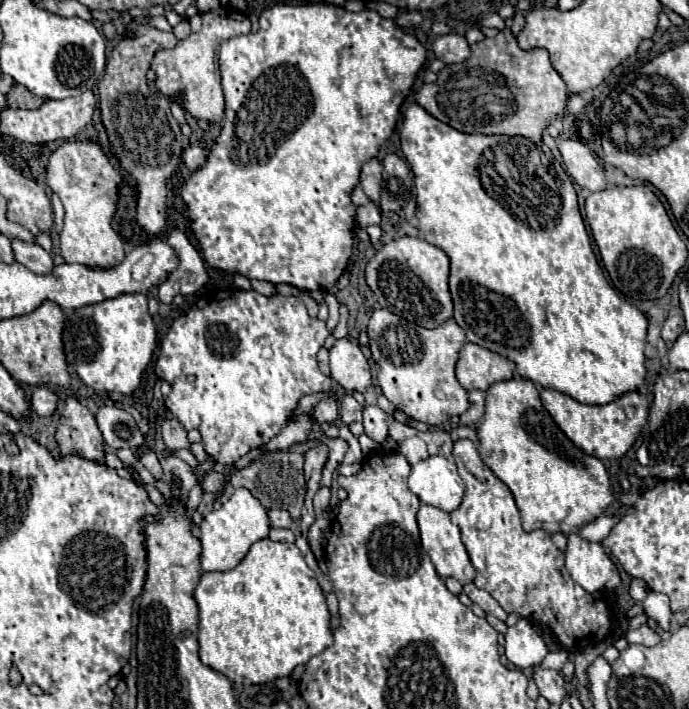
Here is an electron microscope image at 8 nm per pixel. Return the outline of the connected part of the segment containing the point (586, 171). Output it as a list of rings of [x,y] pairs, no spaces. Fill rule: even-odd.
[[[567,138],[559,142],[559,152],[565,162],[567,174],[581,186],[591,192],[605,190],[605,170],[593,156],[593,152],[581,140]]]

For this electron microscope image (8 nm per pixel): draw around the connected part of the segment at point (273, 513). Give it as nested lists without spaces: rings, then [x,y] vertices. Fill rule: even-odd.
[[[269,510],[269,520],[273,528],[291,528],[293,518],[285,510]]]

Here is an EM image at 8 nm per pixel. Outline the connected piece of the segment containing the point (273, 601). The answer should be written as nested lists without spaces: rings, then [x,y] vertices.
[[[257,540],[249,554],[227,572],[203,572],[195,588],[199,606],[199,656],[201,662],[227,676],[231,682],[263,684],[275,678],[289,676],[295,666],[307,664],[309,658],[321,654],[333,644],[329,630],[329,610],[313,570],[303,560],[295,544]]]

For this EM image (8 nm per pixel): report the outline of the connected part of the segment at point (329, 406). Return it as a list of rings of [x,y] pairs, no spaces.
[[[325,398],[321,400],[315,408],[313,408],[313,422],[319,422],[319,424],[331,424],[335,422],[339,416],[339,410],[337,410],[337,402],[333,398]]]

